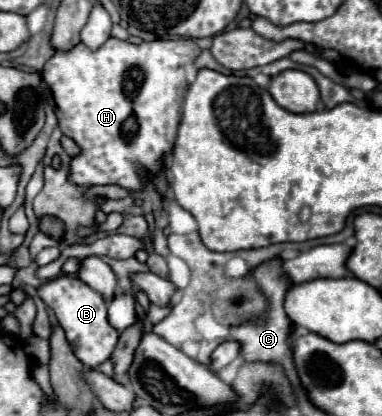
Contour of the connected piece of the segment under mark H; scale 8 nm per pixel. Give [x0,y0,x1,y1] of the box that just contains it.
[41,37,199,191]

